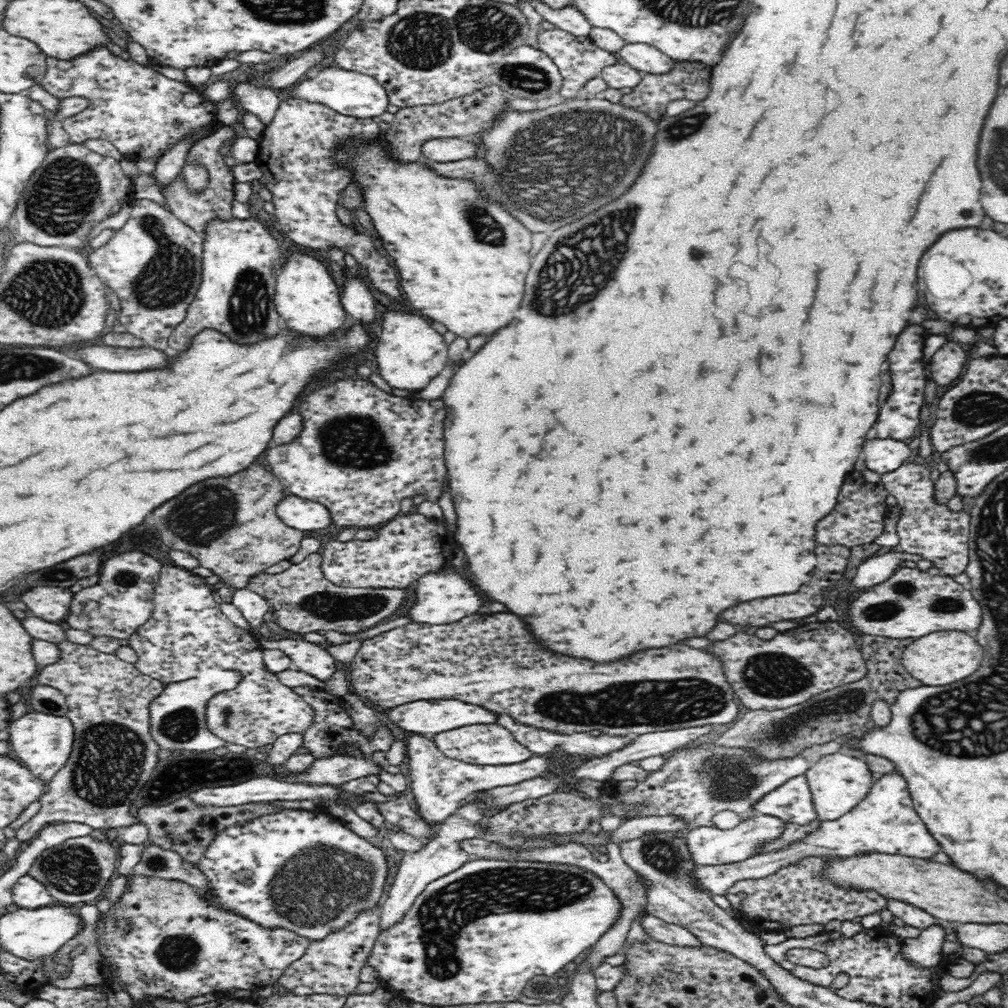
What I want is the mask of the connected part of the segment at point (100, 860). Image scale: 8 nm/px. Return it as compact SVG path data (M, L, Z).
M88 836L68 838L58 846L44 850L28 870L48 889L48 892L57 900L57 904L79 906L84 903L94 903L108 887L108 882L114 874L119 854L116 853L113 842L98 840Z

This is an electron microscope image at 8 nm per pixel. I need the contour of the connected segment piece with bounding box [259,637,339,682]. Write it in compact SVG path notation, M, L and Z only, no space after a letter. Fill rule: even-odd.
M265 637L259 639L259 645L264 650L281 650L292 659L294 668L322 682L331 678L339 667L338 662L326 651L332 645L316 644L296 638L269 640Z

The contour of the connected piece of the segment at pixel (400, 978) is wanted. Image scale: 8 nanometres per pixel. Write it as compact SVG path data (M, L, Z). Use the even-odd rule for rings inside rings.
M476 859L466 862L455 870L433 880L415 898L414 904L404 913L402 919L391 927L384 929L378 935L374 943L372 952L366 960L366 965L371 966L378 974L381 984L387 985L396 993L396 997L402 997L410 1002L418 1002L434 1007L447 1007L450 1005L493 1003L493 1002L516 1002L522 995L522 990L526 982L538 974L552 976L566 964L570 964L574 958L588 950L605 932L613 927L619 917L621 909L620 901L615 896L614 891L610 890L603 880L598 876L569 864L558 864L550 862L526 862L526 861L507 861L494 859Z

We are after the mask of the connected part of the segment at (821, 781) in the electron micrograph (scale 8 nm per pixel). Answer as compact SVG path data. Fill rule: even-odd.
M845 750L823 756L818 760L805 772L818 819L821 822L838 820L850 813L870 792L870 788L875 782L872 779L872 773L863 758L852 757L846 754Z

